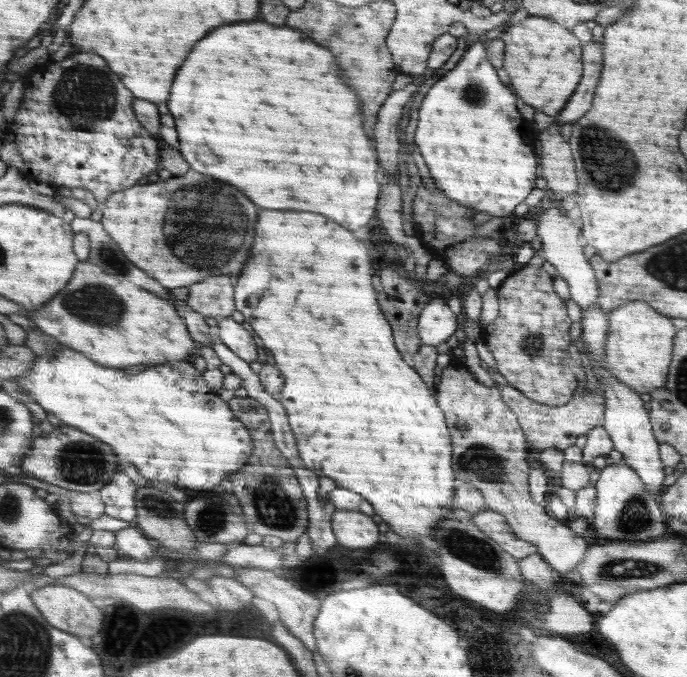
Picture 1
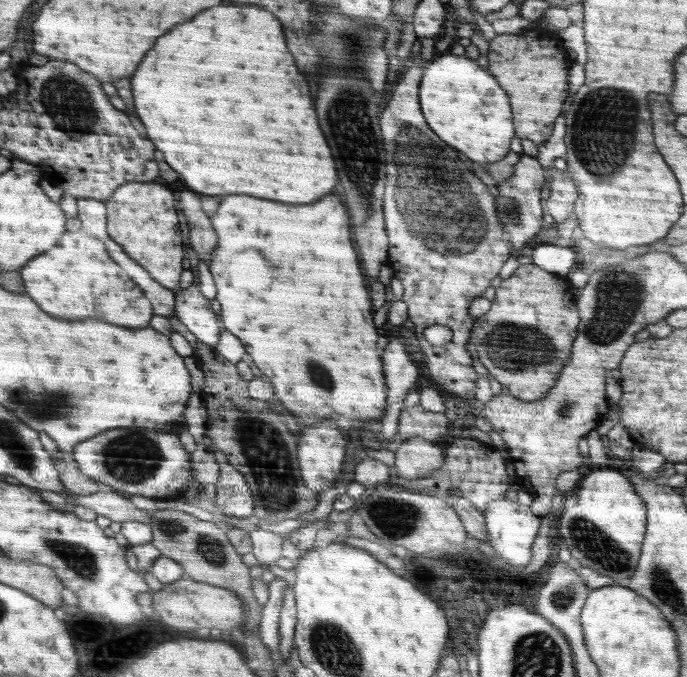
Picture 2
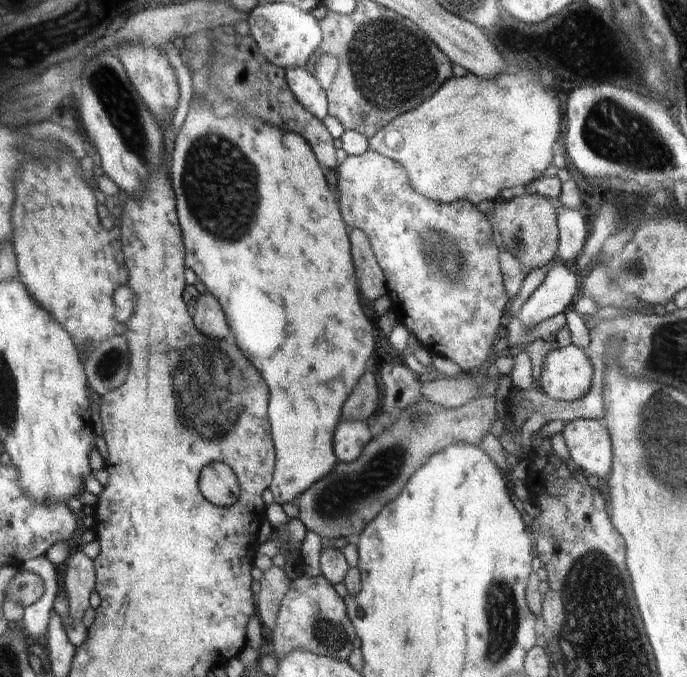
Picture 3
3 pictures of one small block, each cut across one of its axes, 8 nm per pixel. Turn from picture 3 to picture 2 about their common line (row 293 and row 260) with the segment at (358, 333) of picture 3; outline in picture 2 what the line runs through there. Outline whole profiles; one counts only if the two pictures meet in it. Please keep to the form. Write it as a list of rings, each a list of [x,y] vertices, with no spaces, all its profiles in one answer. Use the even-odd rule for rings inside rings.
[[[234,194],[220,204],[214,222],[220,234],[220,246],[212,260],[212,272],[220,290],[217,300],[223,307],[220,316],[224,330],[242,339],[254,364],[272,383],[273,400],[287,408],[288,414],[304,427],[318,420],[334,420],[349,434],[351,427],[361,432],[362,426],[371,423],[368,420],[382,421],[380,414],[387,410],[384,398],[389,394],[384,388],[382,362],[376,352],[378,334],[372,324],[368,288],[350,242],[348,216],[338,196],[328,194],[328,198],[320,198],[320,202],[292,206],[248,194]],[[230,262],[238,262],[238,266],[242,266],[240,270],[248,270],[248,290],[230,286]]]

